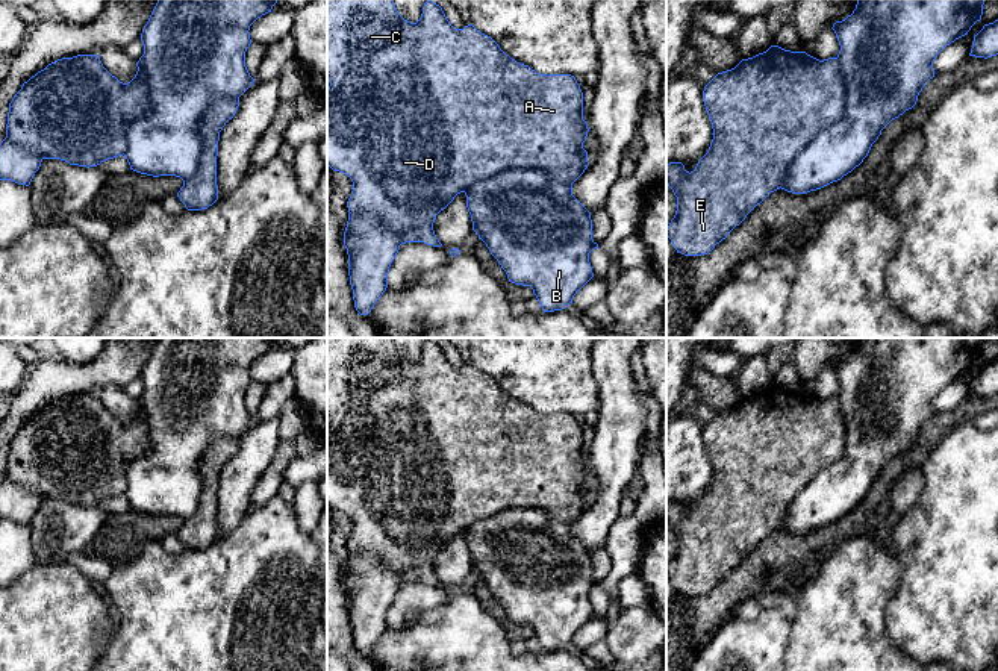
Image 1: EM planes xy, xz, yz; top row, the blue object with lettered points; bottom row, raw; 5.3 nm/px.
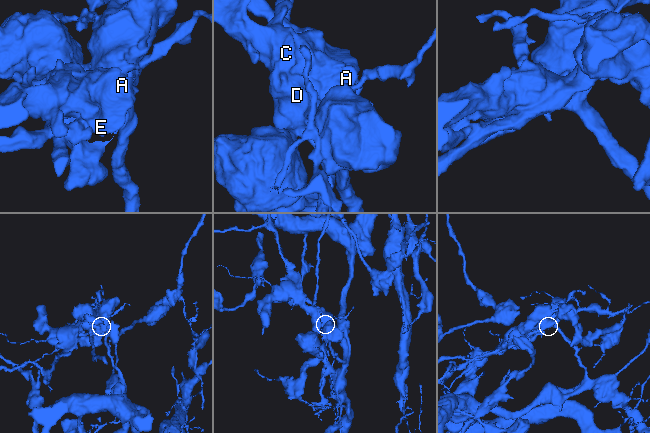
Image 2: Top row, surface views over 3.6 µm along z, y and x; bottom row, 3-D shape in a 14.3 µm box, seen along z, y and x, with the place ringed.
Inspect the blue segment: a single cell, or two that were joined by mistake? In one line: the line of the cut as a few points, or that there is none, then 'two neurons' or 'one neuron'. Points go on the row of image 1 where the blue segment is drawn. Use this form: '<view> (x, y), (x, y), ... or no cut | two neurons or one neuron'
yz (838, 58), (845, 114), (798, 153), (780, 187) | two neurons

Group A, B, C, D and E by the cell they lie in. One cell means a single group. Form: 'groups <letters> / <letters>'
groups A C D E / B

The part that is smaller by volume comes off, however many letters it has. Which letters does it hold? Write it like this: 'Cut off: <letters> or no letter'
Cut off: A, C, D, E

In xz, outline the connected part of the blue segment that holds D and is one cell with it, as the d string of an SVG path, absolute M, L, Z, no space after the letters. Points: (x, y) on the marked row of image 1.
M327 0L327 165L333 171L347 174L353 182L353 191L347 201L350 214L366 214L379 218L400 241L424 242L441 247L435 235L433 223L457 194L480 180L512 168L541 170L548 177L574 183L588 168L588 151L583 148L589 127L583 120L583 92L571 74L539 74L529 65L519 64L506 55L500 45L472 24L454 29L442 8L432 0L423 6L416 23L404 20L392 0Z

